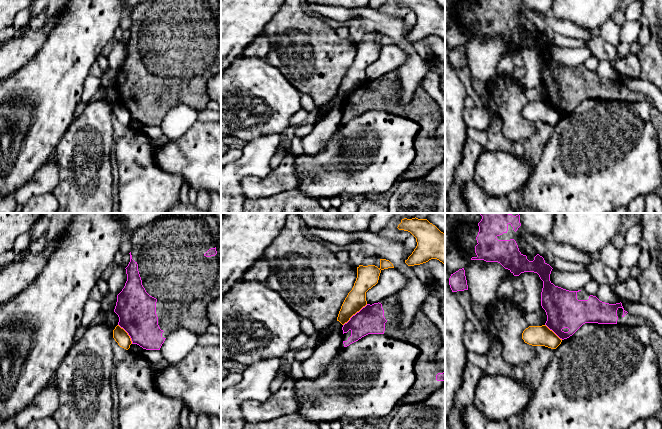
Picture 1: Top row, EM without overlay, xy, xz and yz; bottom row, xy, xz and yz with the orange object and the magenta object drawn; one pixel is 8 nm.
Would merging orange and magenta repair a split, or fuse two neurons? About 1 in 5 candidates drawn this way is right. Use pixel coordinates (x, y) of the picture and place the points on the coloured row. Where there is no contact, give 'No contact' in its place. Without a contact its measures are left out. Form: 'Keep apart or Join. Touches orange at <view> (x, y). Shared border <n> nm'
Keep apart. Touches orange at xz (355, 313). Shared border 260 nm

